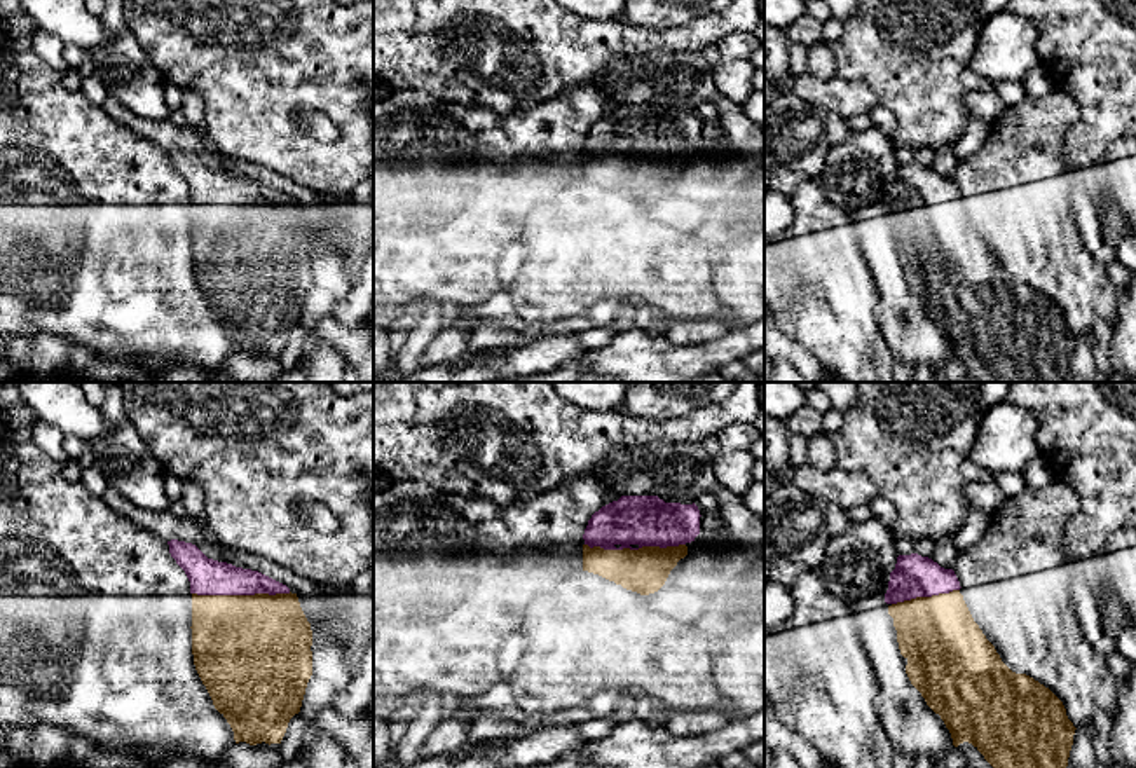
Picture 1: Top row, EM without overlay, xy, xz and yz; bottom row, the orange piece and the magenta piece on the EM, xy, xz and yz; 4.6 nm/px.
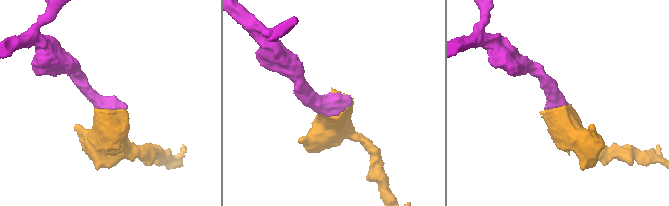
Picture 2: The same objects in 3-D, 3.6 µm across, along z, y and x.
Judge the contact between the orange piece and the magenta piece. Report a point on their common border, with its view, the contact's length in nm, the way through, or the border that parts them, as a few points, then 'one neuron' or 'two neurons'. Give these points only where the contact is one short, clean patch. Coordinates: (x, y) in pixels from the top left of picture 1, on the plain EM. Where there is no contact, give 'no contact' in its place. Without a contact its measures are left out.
meets orange in xz at (636, 159); contact 460 nm long; one neuron

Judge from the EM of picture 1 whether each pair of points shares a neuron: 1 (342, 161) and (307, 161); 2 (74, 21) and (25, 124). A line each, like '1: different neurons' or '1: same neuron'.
1: same neuron
2: different neurons

